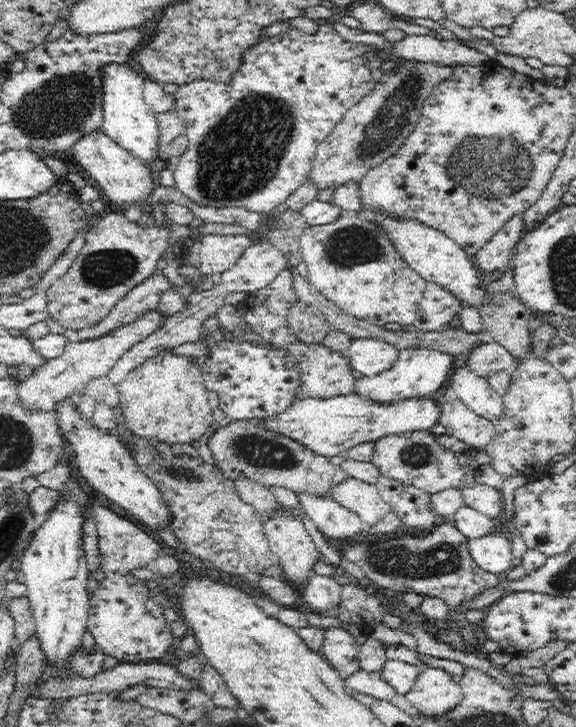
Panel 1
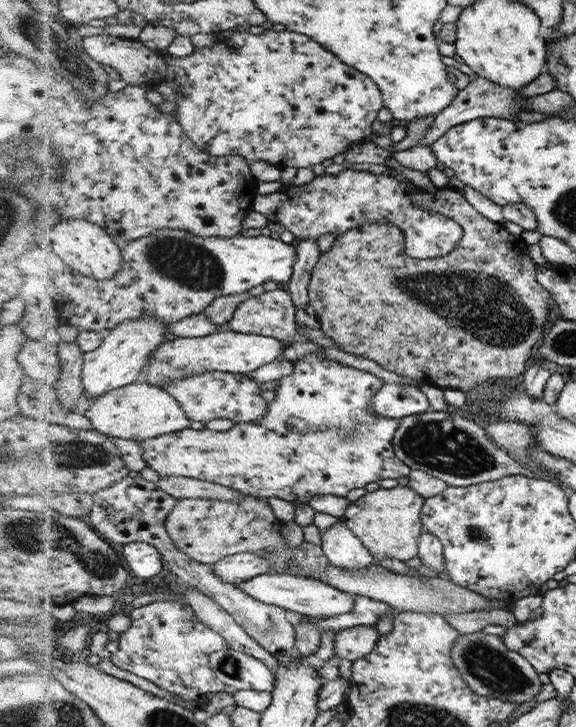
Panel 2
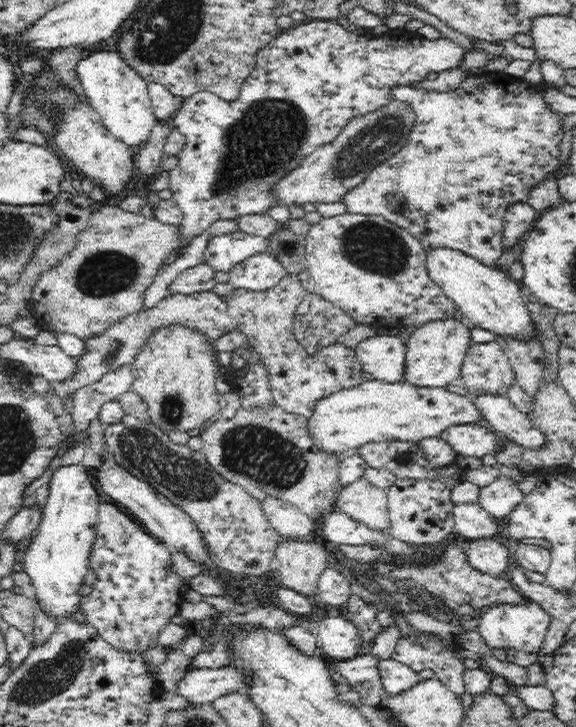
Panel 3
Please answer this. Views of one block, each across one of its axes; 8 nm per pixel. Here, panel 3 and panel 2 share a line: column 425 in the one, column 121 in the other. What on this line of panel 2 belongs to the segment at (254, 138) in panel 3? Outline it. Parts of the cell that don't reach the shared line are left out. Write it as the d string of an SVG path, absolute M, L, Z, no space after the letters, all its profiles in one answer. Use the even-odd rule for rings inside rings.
M261 29L238 30L228 40L216 42L212 47L198 48L194 54L180 57L170 53L169 49L153 50L144 44L140 39L124 39L110 35L96 35L84 38L84 45L90 56L97 62L113 67L121 76L121 79L132 86L147 87L153 89L164 96L168 102L176 104L176 114L178 122L184 126L186 134L206 152L213 153L214 156L246 156L253 163L266 161L281 168L294 166L294 168L308 168L314 164L327 164L334 160L336 154L345 152L352 142L358 142L372 132L372 122L376 120L376 114L382 110L382 96L378 90L378 85L365 73L346 65L344 61L338 60L334 53L330 52L323 45L318 44L313 38L304 33L292 32L288 30L274 31Z

